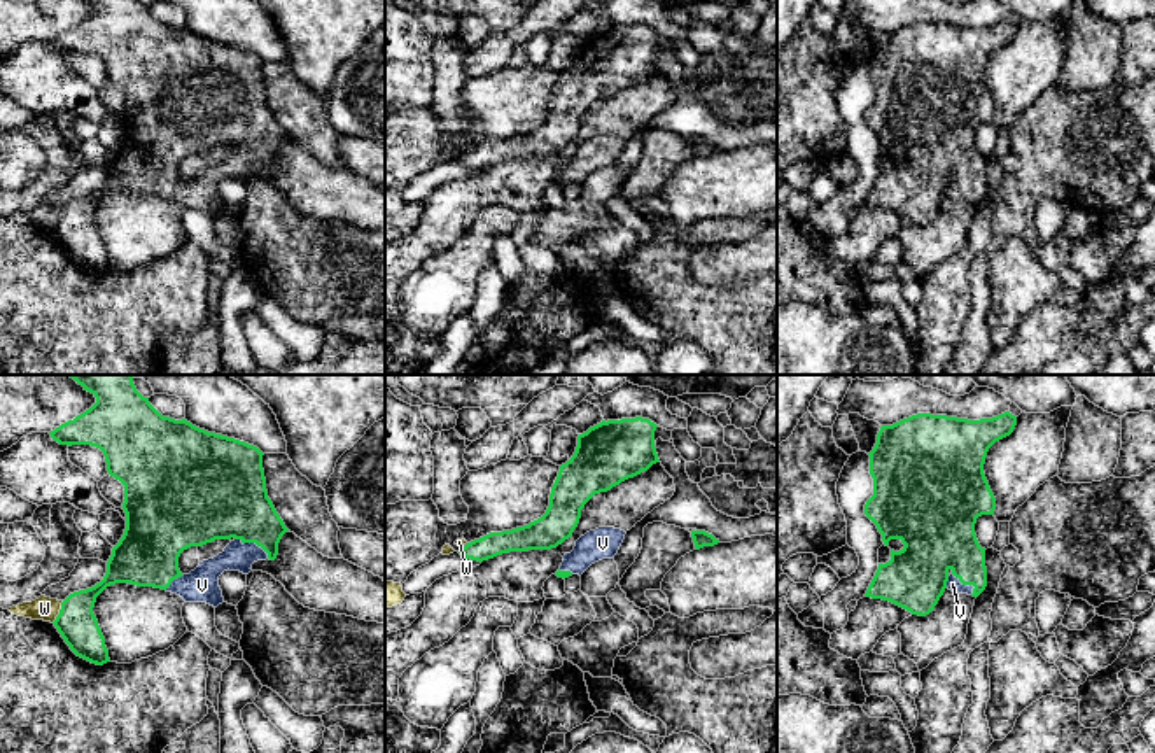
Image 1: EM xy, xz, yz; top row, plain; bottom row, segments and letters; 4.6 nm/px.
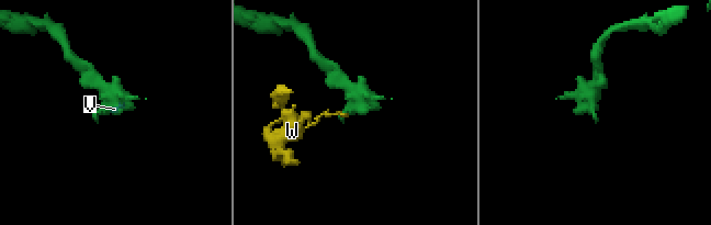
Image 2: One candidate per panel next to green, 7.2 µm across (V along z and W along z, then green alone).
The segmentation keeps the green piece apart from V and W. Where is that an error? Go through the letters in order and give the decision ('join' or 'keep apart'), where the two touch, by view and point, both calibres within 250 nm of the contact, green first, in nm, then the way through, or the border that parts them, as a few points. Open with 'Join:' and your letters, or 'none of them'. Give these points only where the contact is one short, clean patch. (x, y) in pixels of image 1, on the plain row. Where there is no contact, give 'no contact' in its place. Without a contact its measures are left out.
Join: V
V: join; meets green in xy at (252, 149); 400 nm thick on the green side, 140 nm on the other
W: keep apart; meets green in xy at (60, 219); 180 nm thick on the green side, 110 nm on the other; border along xy (63, 209), (51, 230)

